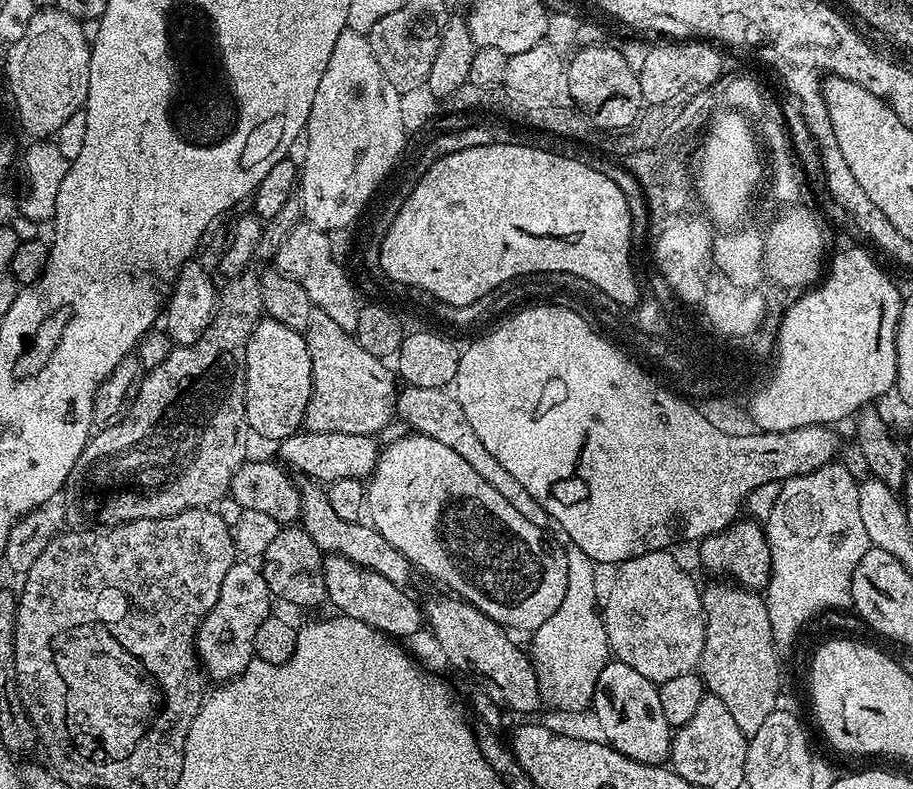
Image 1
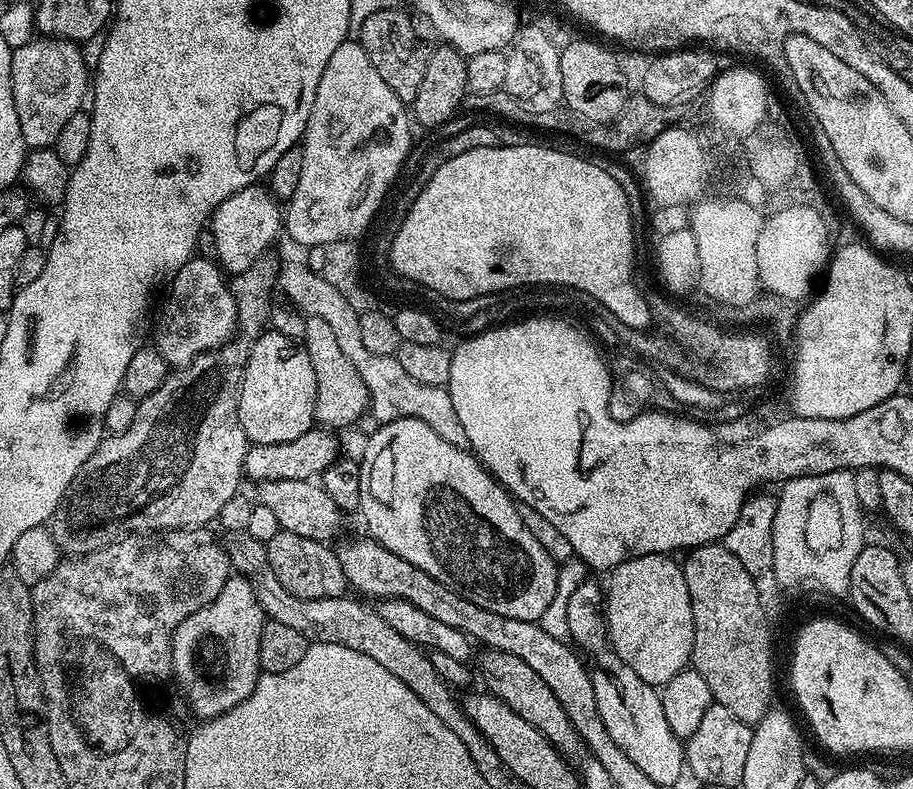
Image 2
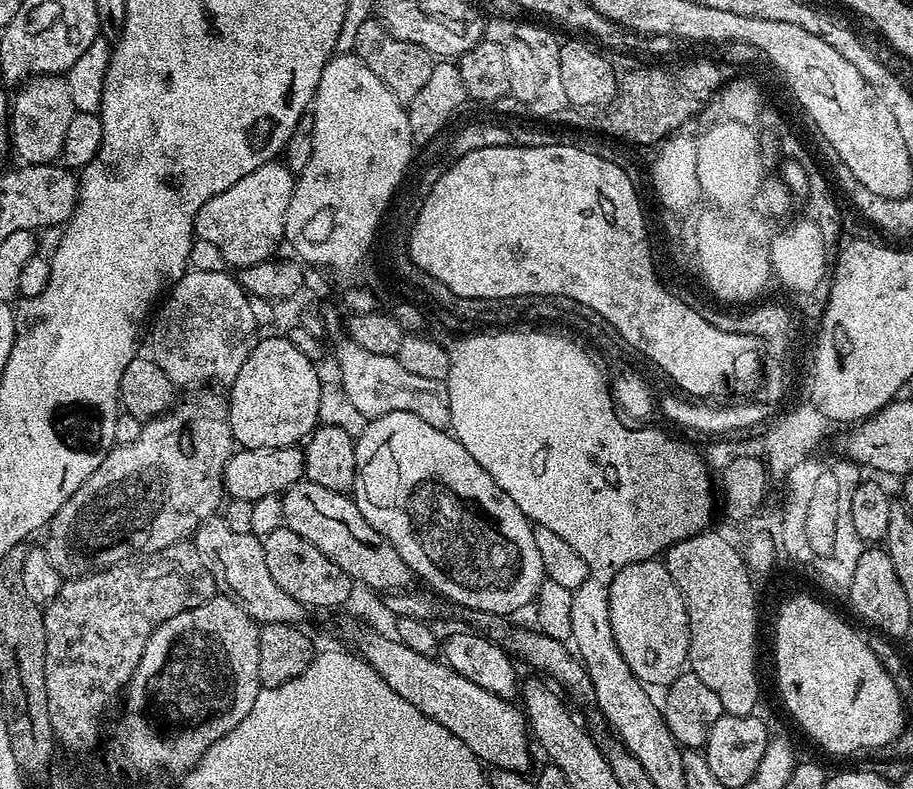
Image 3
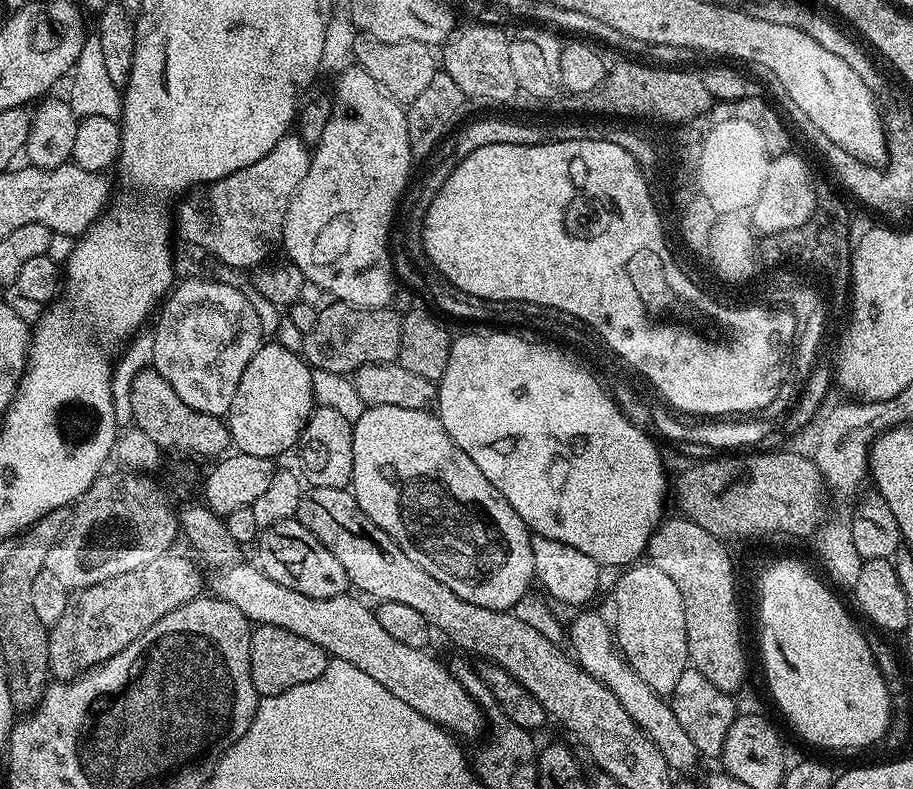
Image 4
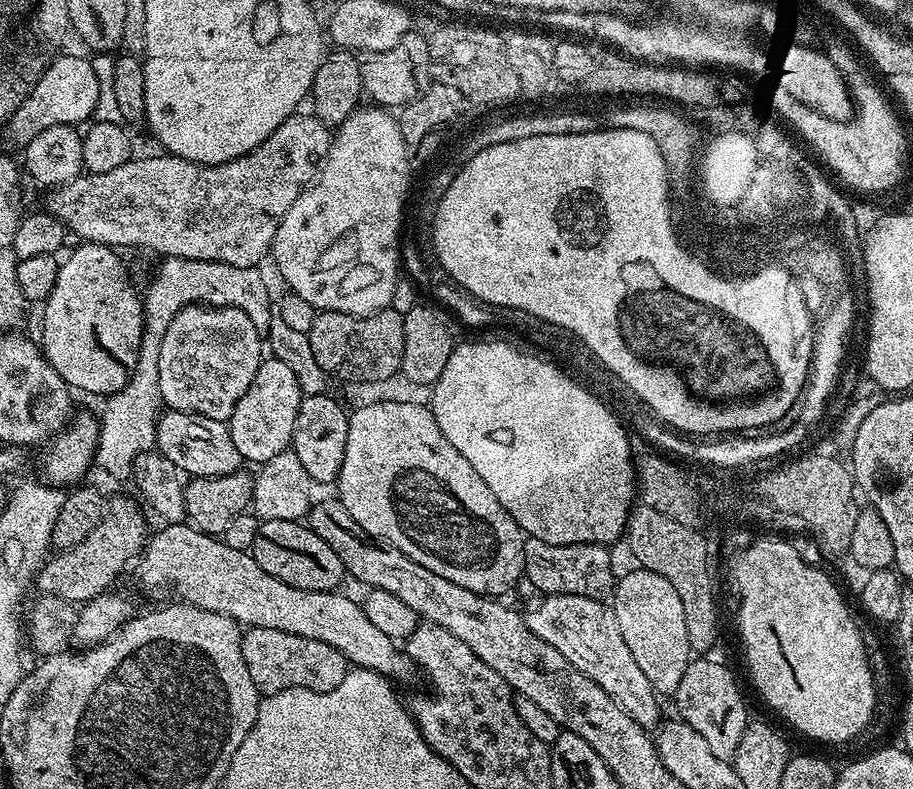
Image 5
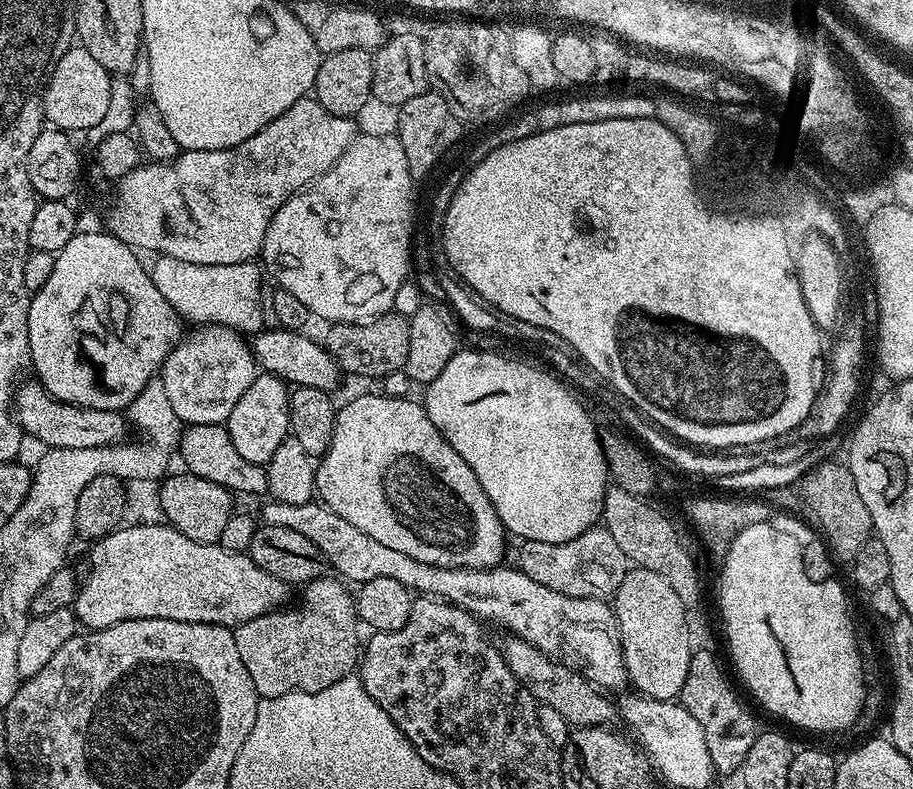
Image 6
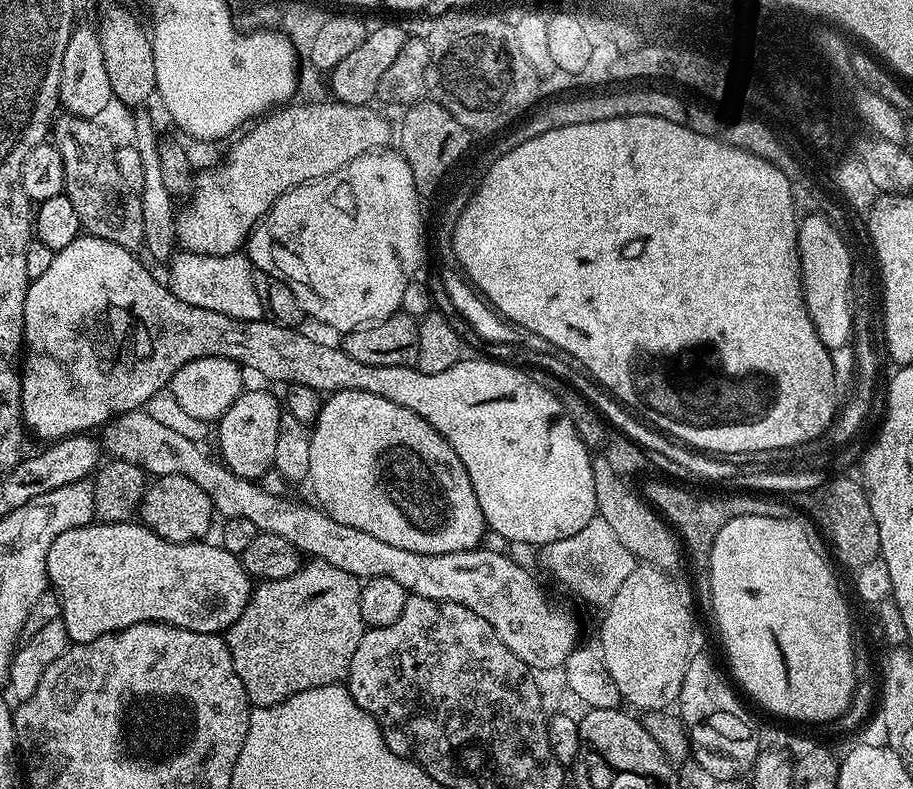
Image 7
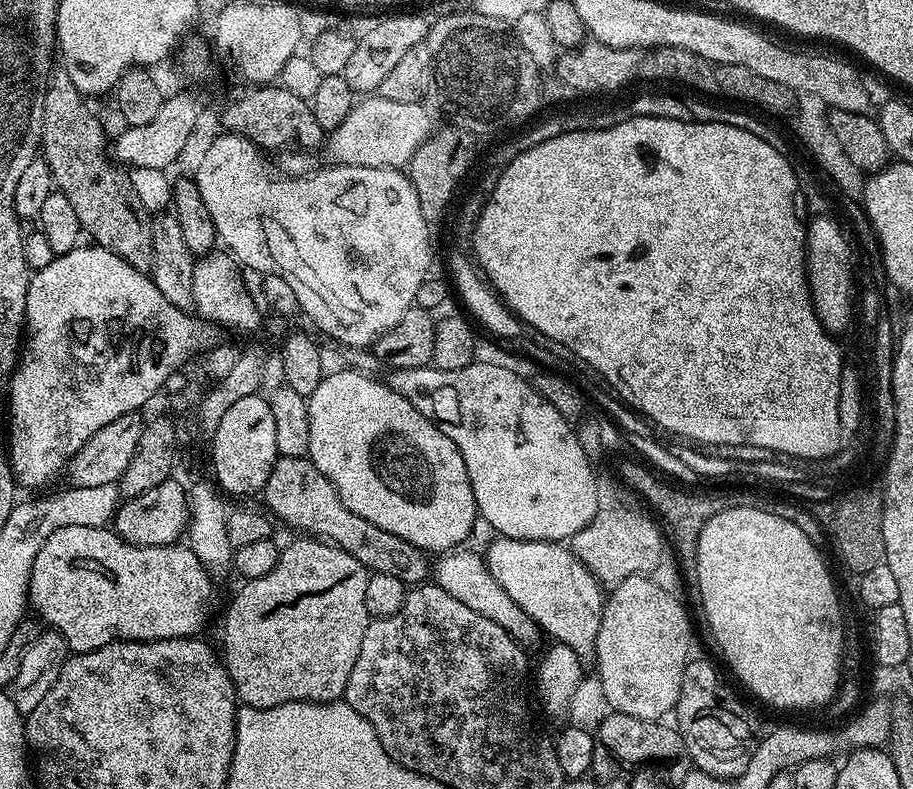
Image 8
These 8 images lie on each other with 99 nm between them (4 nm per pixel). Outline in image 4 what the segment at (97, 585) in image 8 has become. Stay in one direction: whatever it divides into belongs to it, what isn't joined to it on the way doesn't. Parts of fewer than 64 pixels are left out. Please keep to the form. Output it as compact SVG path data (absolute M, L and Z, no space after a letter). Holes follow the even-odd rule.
M237 562L219 569L216 575L220 576L212 580L211 595L230 602L230 606L238 606L238 610L242 610L242 614L253 625L282 626L290 630L290 634L298 634L298 638L306 638L306 642L322 646L332 660L358 666L358 670L362 670L362 674L370 674L378 686L386 686L394 698L402 698L410 710L418 710L422 718L434 722L457 738L476 736L480 731L485 731L485 713L476 700L466 694L462 682L454 678L451 667L435 660L431 651L397 642L379 624L375 611L363 604L363 599L352 594L334 598L306 598L306 594L278 586L278 582L261 572L259 567L244 563Z

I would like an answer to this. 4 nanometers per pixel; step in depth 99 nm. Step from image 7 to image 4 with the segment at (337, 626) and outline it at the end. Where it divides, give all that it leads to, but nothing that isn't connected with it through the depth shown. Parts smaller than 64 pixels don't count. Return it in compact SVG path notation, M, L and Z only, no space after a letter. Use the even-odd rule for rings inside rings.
M257 624L253 627L250 638L250 678L257 697L282 694L294 686L302 686L302 682L314 682L326 671L330 663L327 652L314 642L306 642L306 638L298 638L298 634L290 634L282 626Z

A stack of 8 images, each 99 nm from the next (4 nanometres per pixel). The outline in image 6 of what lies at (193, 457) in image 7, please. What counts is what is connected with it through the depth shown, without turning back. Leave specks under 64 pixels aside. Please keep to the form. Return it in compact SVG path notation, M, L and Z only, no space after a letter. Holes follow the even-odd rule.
M39 382L21 383L16 390L14 415L17 424L44 444L45 449L65 448L66 450L90 450L94 446L119 444L130 432L130 424L123 411L107 412L93 408L79 408L77 404L64 404L56 400ZM277 500L268 502L264 508L263 523L270 526L286 526L305 538L310 538L314 546L323 554L325 561L330 565L337 577L345 581L356 580L357 585L370 582L370 578L394 578L402 582L402 586L412 589L413 593L431 596L446 600L457 608L467 608L473 616L481 621L493 620L501 624L513 636L530 642L538 650L546 653L551 660L557 660L568 668L591 680L599 689L629 687L628 671L620 645L620 627L616 621L616 614L611 603L590 598L570 598L566 594L558 594L554 590L546 590L546 586L538 586L534 578L530 578L525 572L521 572L516 566L497 566L494 568L439 568L430 566L426 562L418 562L399 550L390 550L390 546L382 546L382 542L374 542L370 534L362 534L358 526L346 522L334 510L324 507L323 503L311 504L283 504Z

